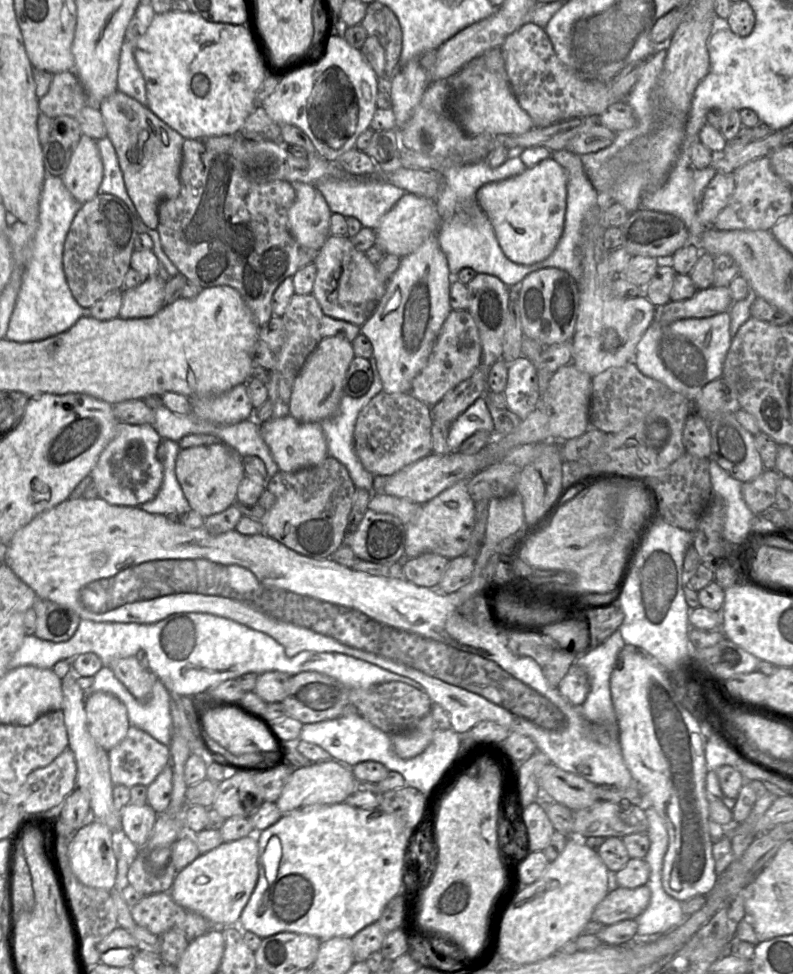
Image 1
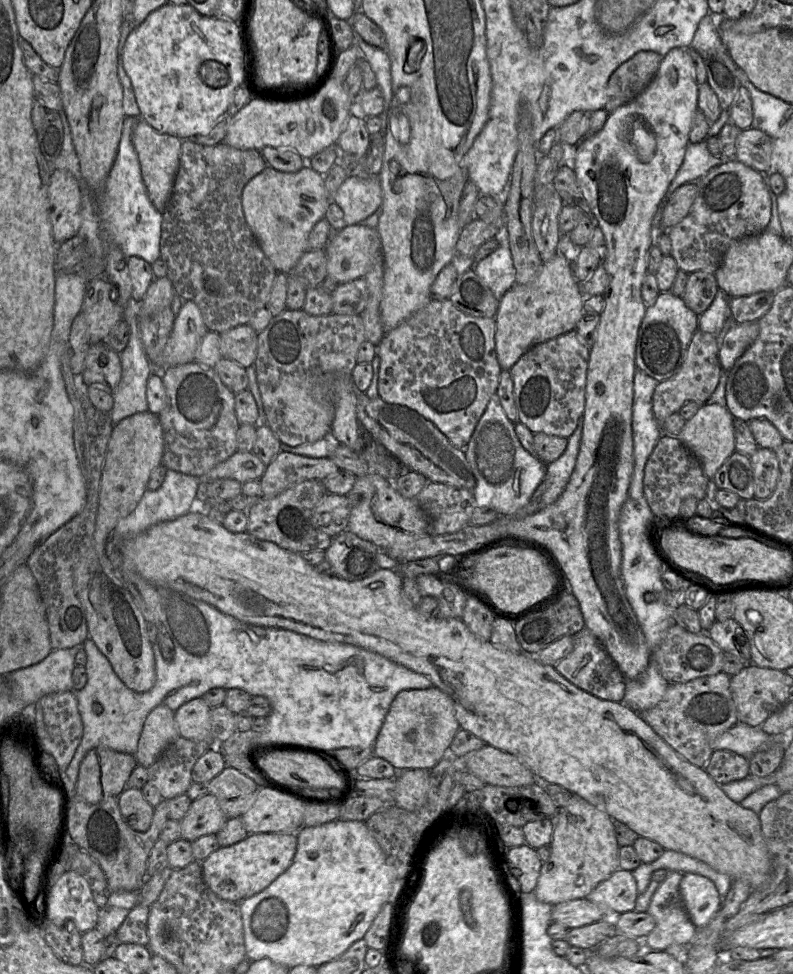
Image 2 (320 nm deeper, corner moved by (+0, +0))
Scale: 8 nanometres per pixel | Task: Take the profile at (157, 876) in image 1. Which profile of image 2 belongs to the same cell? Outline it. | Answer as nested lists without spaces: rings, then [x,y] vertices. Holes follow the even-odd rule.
[[[138,903],[116,932],[119,943],[134,943],[149,947],[148,918],[150,907]]]

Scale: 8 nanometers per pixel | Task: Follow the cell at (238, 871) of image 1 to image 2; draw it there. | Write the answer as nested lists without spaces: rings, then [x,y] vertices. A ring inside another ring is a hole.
[[[255,833],[244,840],[226,847],[220,847],[201,862],[204,881],[220,898],[240,903],[269,886],[291,865],[297,850],[297,834]]]

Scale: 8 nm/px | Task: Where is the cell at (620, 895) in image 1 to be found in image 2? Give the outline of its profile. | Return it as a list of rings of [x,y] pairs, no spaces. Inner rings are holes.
[[[586,898],[559,903],[553,907],[552,922],[568,929],[586,926],[600,921],[610,913],[607,908]]]

